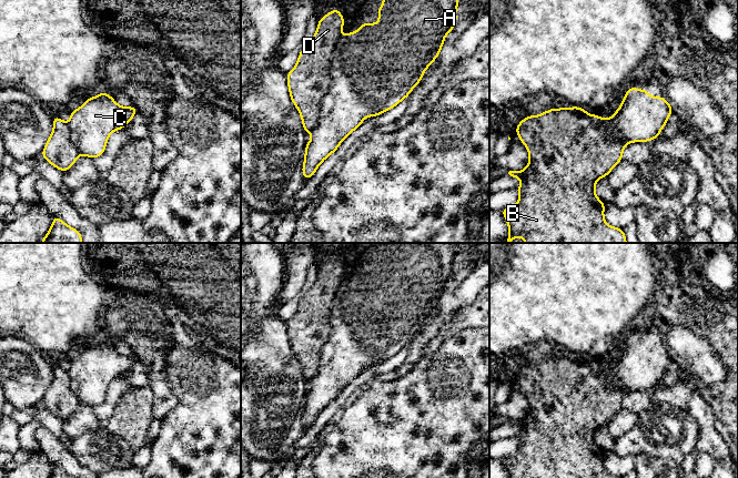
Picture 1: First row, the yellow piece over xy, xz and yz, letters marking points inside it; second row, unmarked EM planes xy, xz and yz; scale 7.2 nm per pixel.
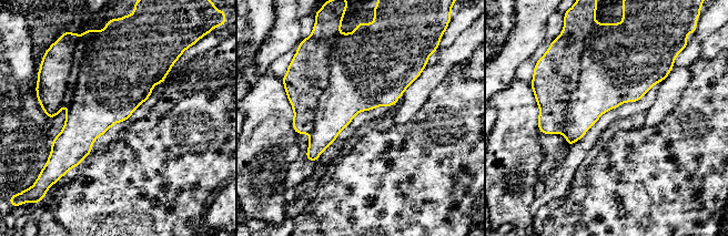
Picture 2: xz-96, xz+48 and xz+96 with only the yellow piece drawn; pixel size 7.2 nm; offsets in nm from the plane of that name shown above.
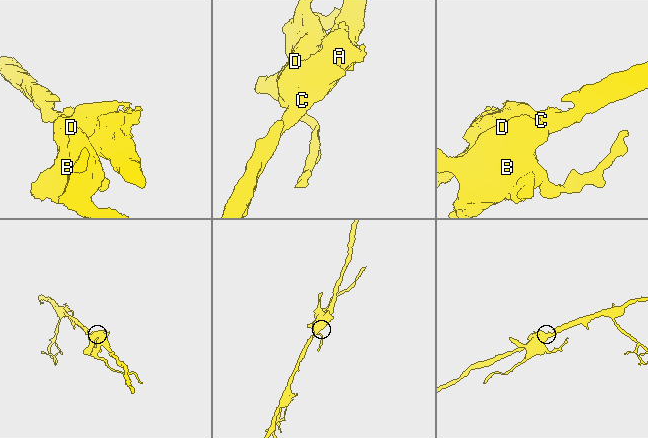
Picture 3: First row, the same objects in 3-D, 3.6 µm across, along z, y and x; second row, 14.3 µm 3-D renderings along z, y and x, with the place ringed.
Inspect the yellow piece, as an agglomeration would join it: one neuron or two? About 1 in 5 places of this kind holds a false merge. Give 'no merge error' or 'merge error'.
merge error

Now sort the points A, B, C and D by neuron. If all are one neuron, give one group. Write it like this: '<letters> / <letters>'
A C / B D

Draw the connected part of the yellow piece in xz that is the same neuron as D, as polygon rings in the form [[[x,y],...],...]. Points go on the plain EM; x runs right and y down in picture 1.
[[[338,257],[332,258],[319,268],[314,285],[299,303],[296,314],[286,323],[291,348],[301,363],[305,380],[313,379],[319,369],[322,347],[330,336],[332,307],[335,294],[344,274],[344,265]]]

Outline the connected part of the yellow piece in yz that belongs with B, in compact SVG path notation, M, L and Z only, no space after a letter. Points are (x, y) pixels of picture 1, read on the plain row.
M578 355L549 357L540 364L525 366L515 379L527 396L529 409L522 420L508 418L505 423L522 430L517 436L518 450L502 458L508 478L621 478L606 471L605 451L597 446L595 433L623 408L623 399L628 391L615 387L614 380L603 372L599 364L589 363Z

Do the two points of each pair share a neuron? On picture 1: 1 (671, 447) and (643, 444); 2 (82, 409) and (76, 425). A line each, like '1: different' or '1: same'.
1: same
2: same

